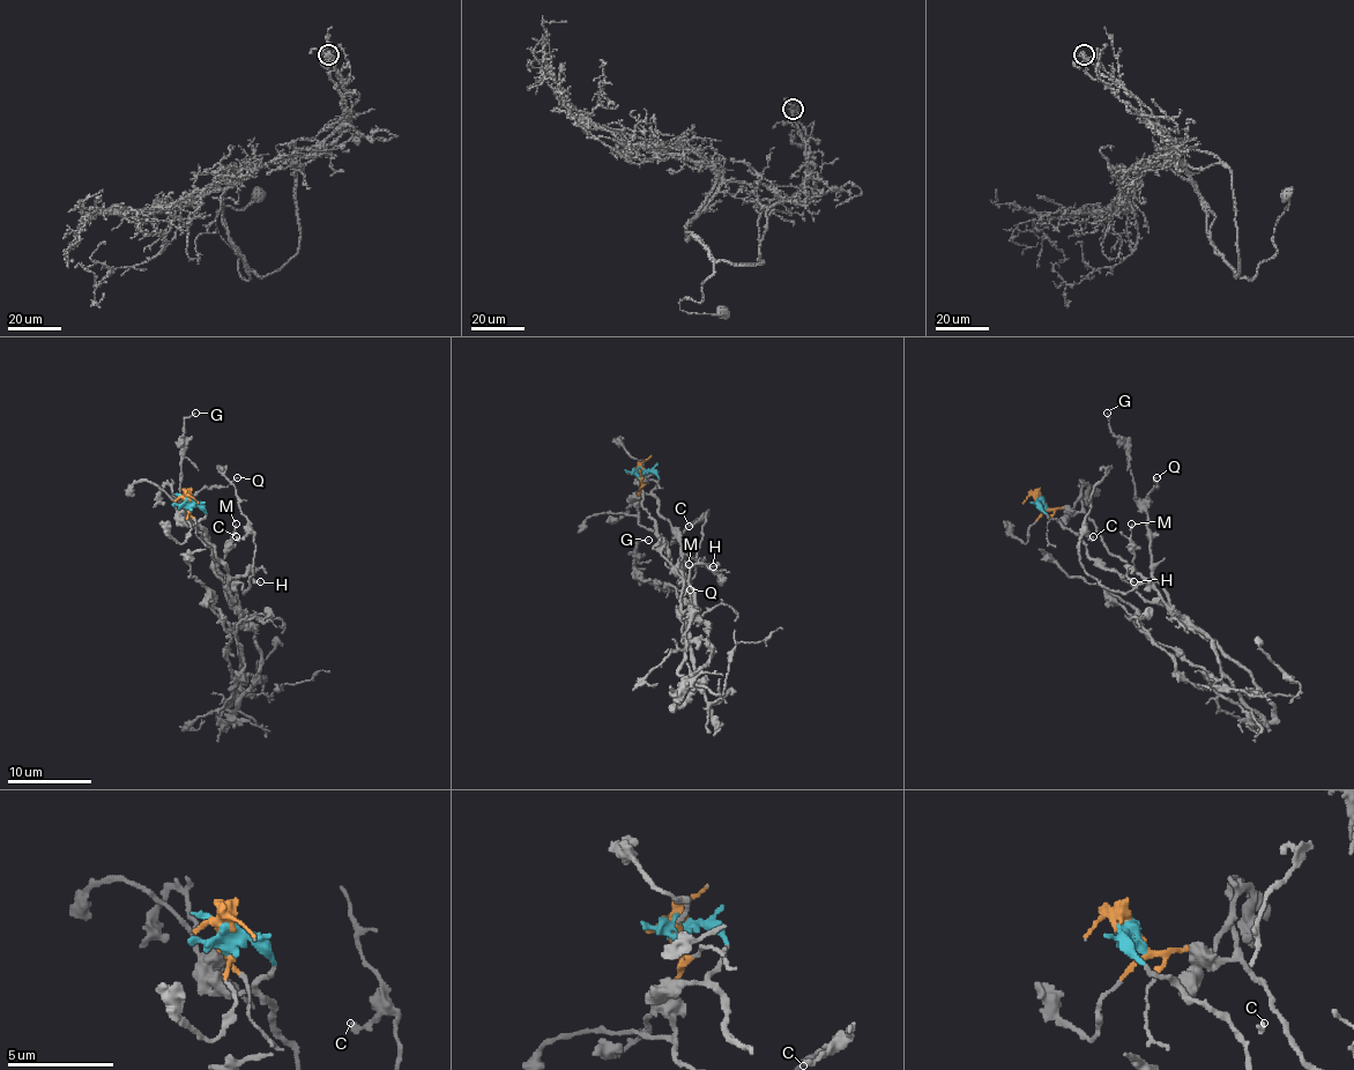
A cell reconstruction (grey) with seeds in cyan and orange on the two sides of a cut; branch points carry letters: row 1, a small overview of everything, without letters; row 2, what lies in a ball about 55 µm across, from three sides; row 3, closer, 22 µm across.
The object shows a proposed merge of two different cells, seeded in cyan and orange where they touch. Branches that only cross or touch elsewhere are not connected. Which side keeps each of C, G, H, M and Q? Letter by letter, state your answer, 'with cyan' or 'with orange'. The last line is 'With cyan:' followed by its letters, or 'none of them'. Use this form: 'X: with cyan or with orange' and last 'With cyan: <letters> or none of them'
C: with orange
G: with cyan
H: with cyan
M: with orange
Q: with cyan
With cyan: G, H, Q

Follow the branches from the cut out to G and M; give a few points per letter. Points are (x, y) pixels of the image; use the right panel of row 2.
G: (1041, 500), (1087, 552), (1144, 599), (1166, 603), (1128, 447), (1107, 411)
M: (1041, 500), (1049, 509), (1081, 511), (1108, 551), (1130, 564), (1133, 557), (1131, 524)

